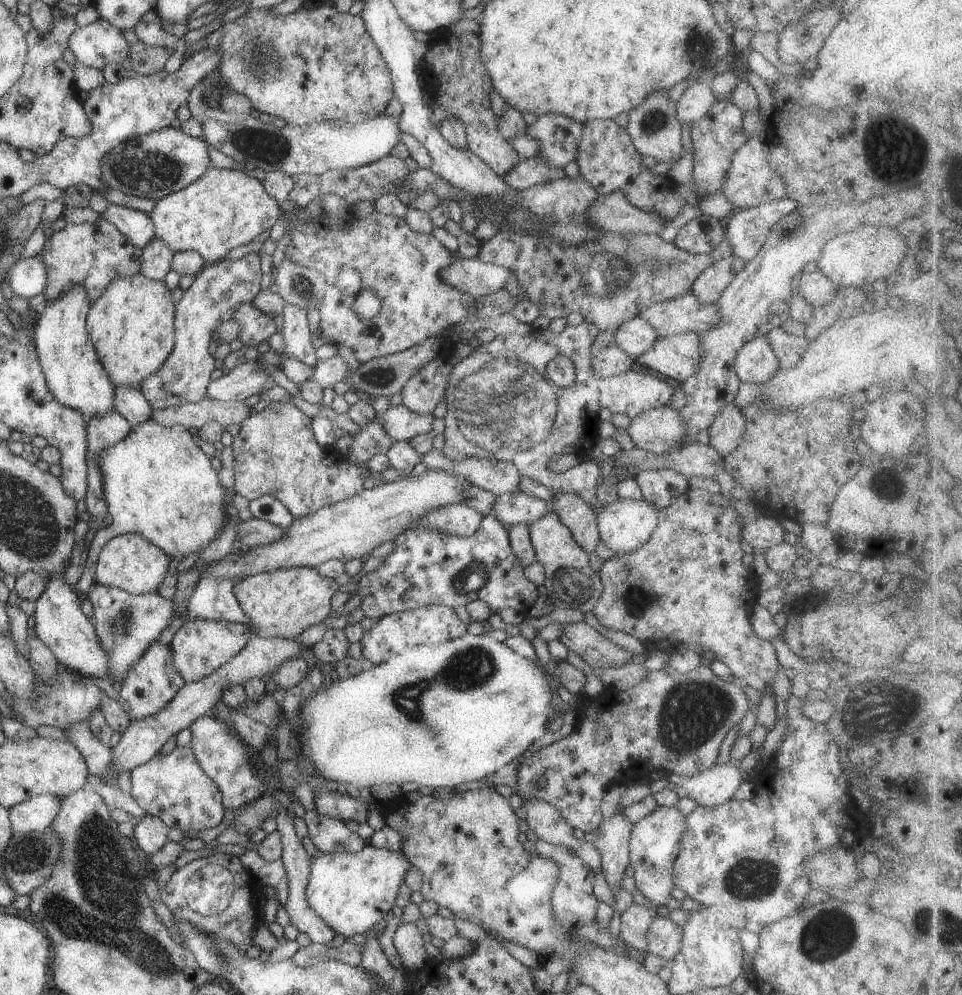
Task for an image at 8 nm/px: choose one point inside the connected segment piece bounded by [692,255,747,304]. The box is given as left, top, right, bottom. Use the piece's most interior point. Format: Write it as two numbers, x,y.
708,287

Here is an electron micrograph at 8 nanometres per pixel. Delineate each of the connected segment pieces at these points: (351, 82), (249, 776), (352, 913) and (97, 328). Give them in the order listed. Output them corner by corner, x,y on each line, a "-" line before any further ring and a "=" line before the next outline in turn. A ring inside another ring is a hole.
323,2
318,8
312,8
312,10
300,10
294,11
288,16
276,16
272,10
248,10
244,15
238,16
236,20
228,20
225,26
222,27
222,39
218,40
218,54
222,56
222,60
218,62
218,76
222,80
222,84
226,88
236,91
238,94
244,94
250,99
251,106
260,112
265,112
272,116
278,116
283,118
287,124
305,125
315,122
326,122
331,120
342,121
343,123
356,124
361,123
368,118
374,118
374,116
380,116
384,114
388,106
388,102
395,98
394,84
392,84
390,68
382,55
379,48
376,46
373,38
368,34
366,30
366,24
360,15
354,16
349,12
338,12
334,4
332,6
326,6
=
208,714
194,720
189,728
194,756
204,774
214,780
221,790
225,809
237,810
266,792
264,780
254,770
254,764
250,764
248,760
248,754
252,749
225,722
=
366,844
360,852
340,854
320,853
311,858
311,869
306,900
310,908
336,934
345,937
364,934
386,917
395,905
400,886
412,864
401,851
380,849
=
142,273
116,278
108,284
108,288
89,308
86,318
86,330
103,367
107,370
112,384
115,386
132,386
140,389
140,384
158,372
170,356
175,345
174,334
175,304
172,303
171,290
165,281
150,280

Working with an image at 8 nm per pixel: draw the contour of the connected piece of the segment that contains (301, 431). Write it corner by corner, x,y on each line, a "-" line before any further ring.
290,400
271,402
262,412
248,416
231,445
235,492
249,501
264,494
275,496
294,518
313,514
322,506
362,492
364,480
375,473
365,463
352,462
329,446
319,446
310,419

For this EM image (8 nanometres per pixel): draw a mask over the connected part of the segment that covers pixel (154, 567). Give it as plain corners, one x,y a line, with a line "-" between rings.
122,534
111,538
103,546
97,560
95,582
110,588
119,588
133,595
157,592
167,574
169,562
165,552
150,544
140,534

